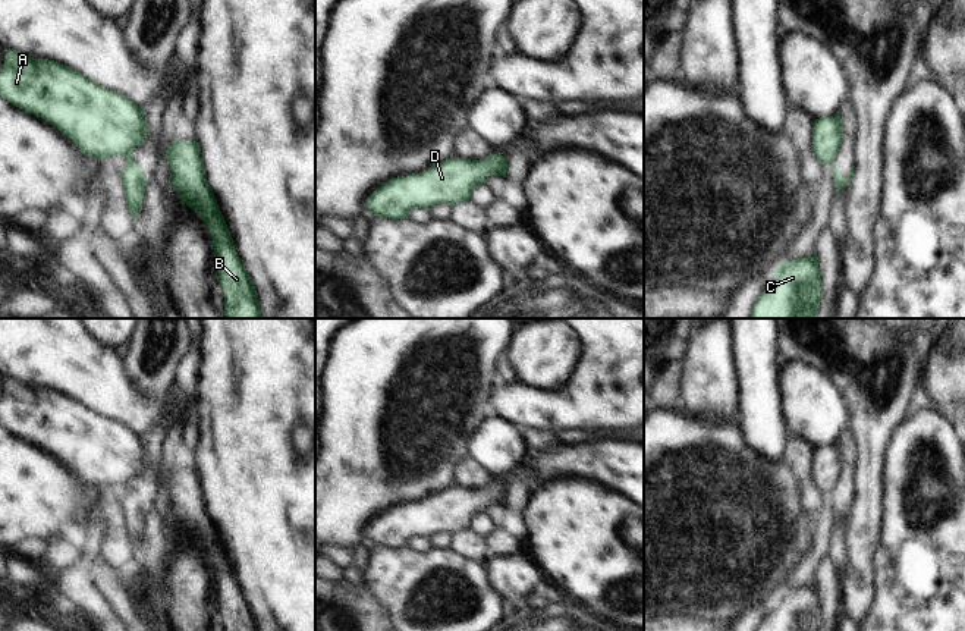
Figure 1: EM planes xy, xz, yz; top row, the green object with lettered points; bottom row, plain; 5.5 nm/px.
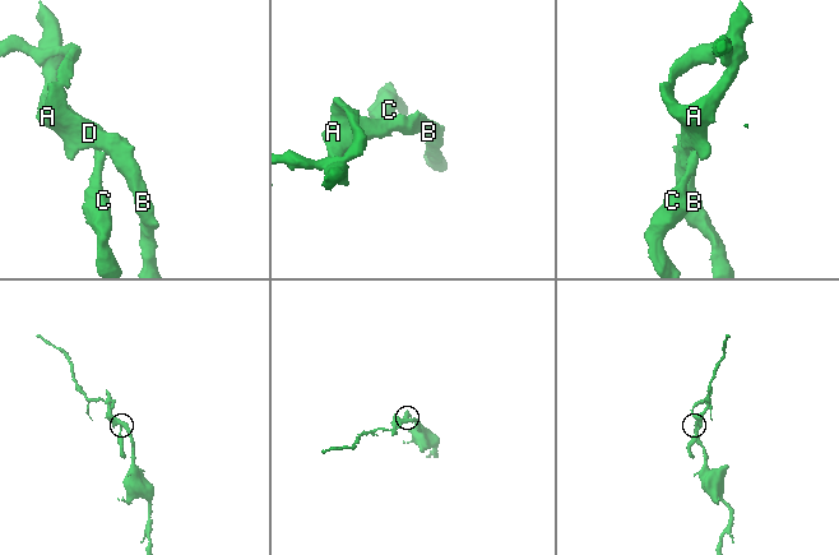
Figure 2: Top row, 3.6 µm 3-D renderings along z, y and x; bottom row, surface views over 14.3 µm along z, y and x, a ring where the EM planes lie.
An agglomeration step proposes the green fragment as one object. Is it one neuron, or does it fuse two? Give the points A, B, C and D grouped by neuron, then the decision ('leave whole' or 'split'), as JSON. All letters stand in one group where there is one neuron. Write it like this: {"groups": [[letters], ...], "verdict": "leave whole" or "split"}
{"groups": [["A", "B", "D"], ["C"]], "verdict": "split"}

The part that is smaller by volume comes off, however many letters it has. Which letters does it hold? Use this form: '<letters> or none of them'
C

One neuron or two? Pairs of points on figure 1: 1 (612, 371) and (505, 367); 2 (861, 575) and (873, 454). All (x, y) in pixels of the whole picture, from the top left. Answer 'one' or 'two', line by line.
1: two
2: one

